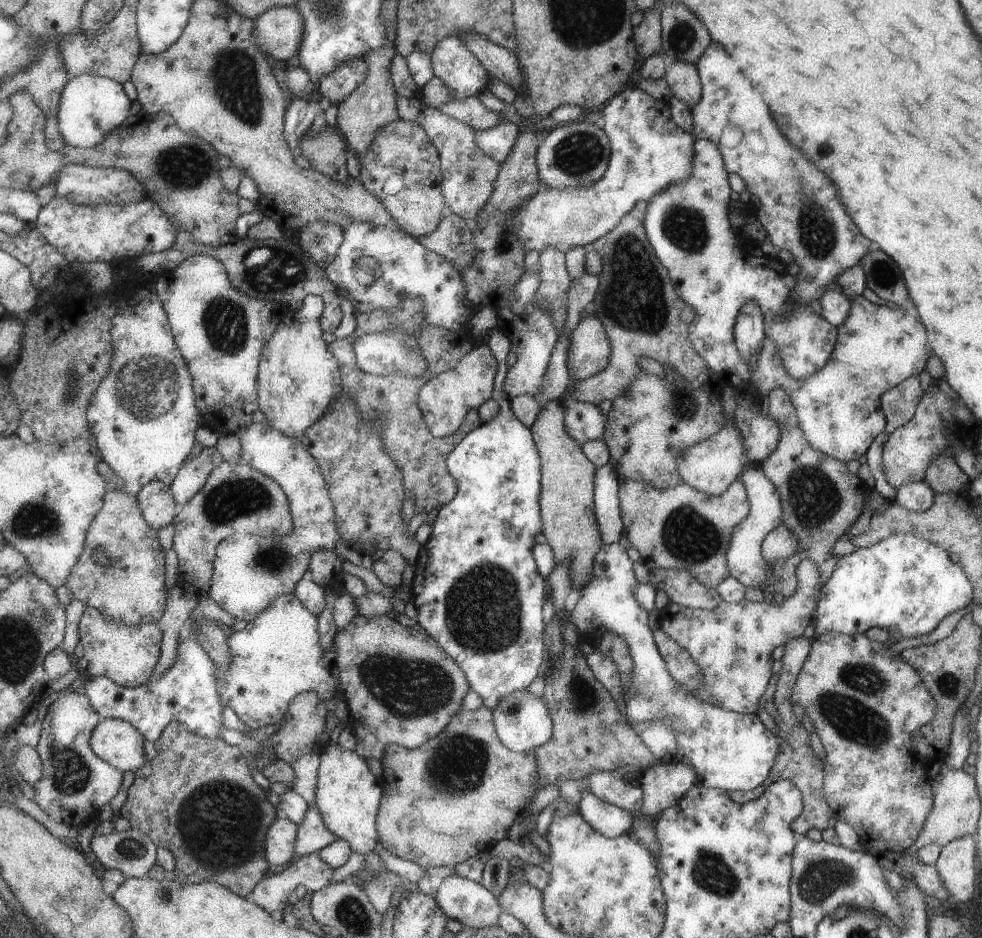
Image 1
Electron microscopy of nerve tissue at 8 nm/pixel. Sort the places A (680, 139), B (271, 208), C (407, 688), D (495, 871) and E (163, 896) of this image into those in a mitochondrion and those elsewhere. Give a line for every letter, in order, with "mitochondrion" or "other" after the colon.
A: other
B: other
C: mitochondrion
D: other
E: mitochondrion

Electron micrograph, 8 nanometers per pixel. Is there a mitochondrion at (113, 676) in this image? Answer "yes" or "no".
no

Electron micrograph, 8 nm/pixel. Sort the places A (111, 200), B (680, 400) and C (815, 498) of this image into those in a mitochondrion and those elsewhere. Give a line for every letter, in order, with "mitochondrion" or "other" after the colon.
A: other
B: mitochondrion
C: mitochondrion

